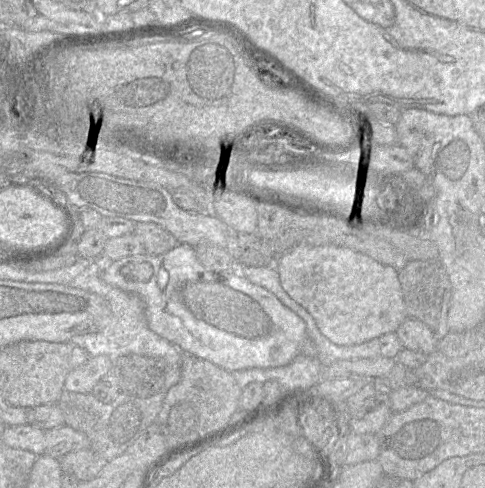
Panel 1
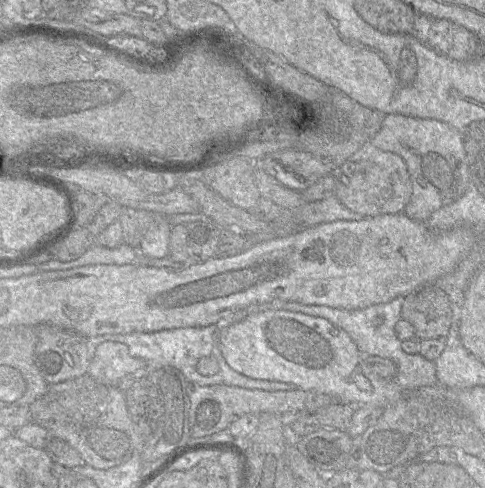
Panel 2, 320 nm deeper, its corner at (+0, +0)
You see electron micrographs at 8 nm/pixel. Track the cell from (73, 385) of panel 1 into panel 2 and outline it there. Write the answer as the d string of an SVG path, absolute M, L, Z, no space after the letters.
M113 341L97 347L88 369L93 379L111 387L117 387L131 373L147 373L146 361L132 357L127 345Z

